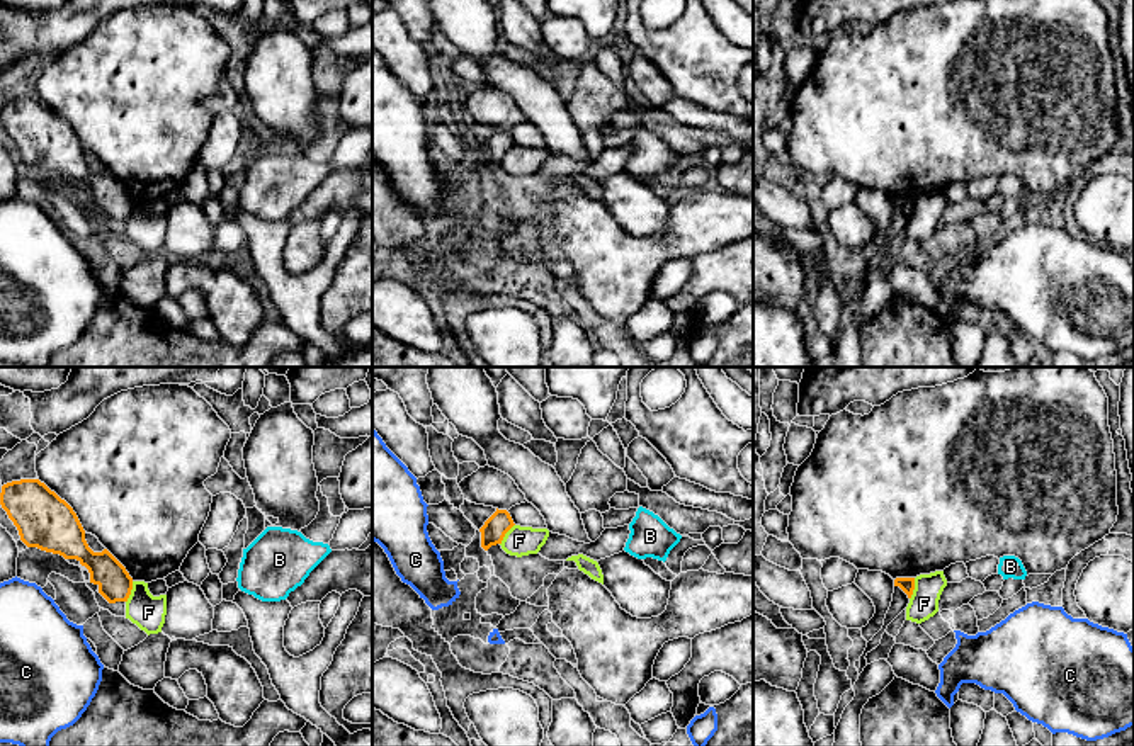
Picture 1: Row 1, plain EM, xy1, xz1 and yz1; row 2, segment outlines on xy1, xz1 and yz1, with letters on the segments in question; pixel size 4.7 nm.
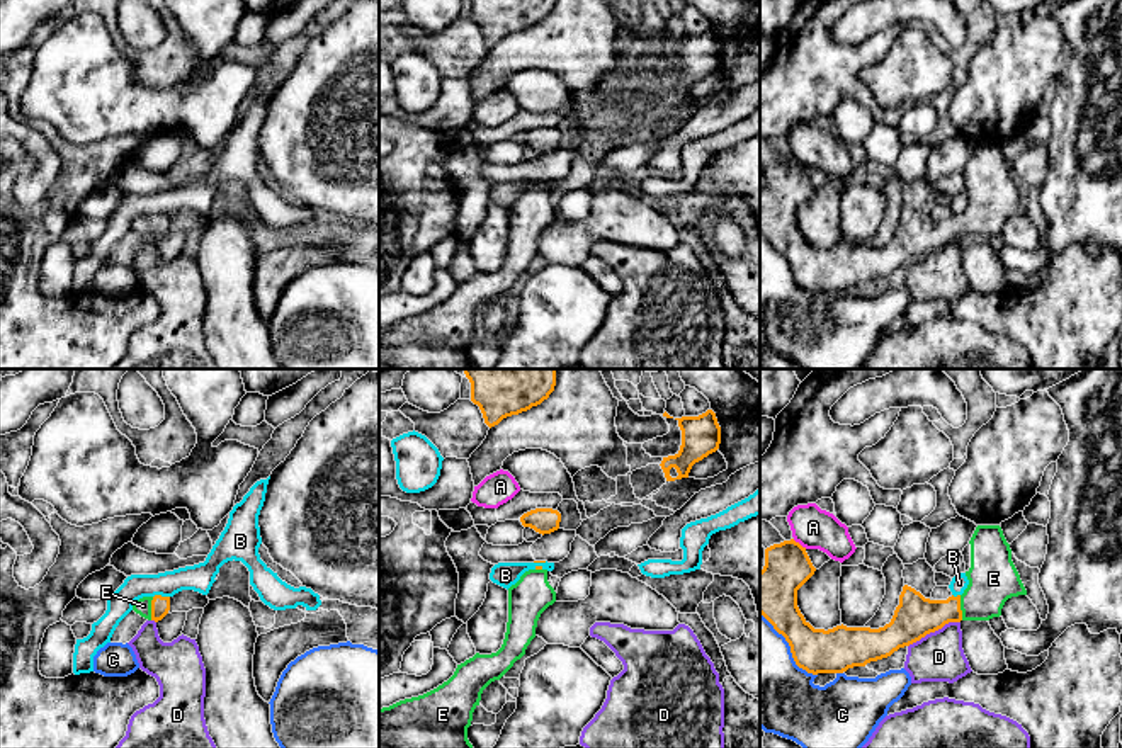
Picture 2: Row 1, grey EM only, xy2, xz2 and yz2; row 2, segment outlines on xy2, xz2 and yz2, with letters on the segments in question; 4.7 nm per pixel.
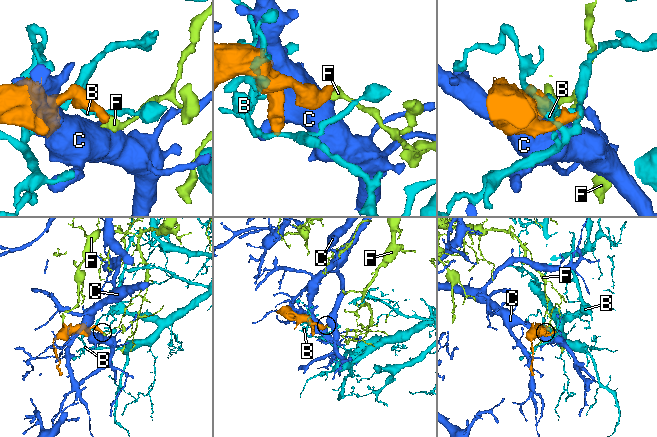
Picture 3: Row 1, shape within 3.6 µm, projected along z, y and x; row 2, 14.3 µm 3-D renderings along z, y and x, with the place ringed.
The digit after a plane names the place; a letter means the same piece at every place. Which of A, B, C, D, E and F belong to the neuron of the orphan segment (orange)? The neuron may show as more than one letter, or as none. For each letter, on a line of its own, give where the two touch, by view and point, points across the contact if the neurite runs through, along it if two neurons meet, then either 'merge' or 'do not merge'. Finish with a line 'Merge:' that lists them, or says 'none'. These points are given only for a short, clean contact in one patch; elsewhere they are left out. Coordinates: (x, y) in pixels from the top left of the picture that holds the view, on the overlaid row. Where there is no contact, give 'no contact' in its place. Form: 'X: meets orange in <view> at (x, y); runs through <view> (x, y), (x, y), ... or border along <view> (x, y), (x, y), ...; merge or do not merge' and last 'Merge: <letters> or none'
A: meets orange in yz2 at (798, 543); do not merge
B: meets orange in xy2 at (160, 595); border along xy2 (169, 595), (153, 597); do not merge
C: meets orange in yz2 at (791, 648); do not merge
D: meets orange in yz2 at (934, 631); border along yz2 (959, 621), (949, 621), (908, 646); do not merge
E: meets orange in yz2 at (959, 607); runs through yz2 (915, 616), (930, 616), (959, 607), (993, 578); merge
F: meets orange in xy1 at (130, 592); border along xy1 (133, 582), (126, 602); do not merge
Merge: E

